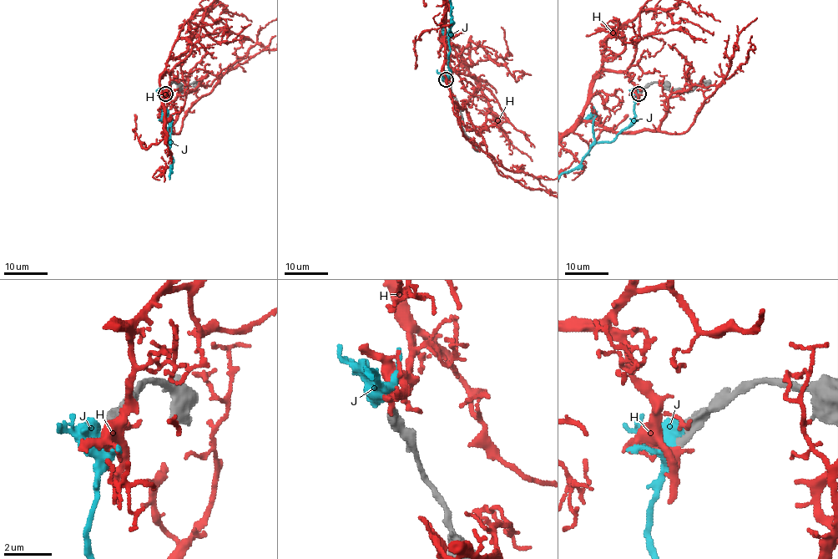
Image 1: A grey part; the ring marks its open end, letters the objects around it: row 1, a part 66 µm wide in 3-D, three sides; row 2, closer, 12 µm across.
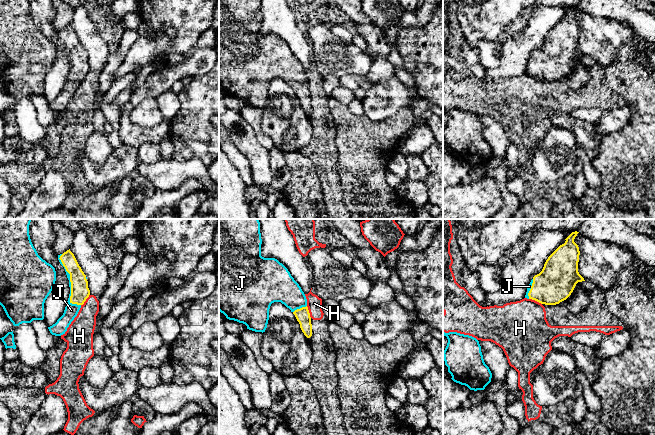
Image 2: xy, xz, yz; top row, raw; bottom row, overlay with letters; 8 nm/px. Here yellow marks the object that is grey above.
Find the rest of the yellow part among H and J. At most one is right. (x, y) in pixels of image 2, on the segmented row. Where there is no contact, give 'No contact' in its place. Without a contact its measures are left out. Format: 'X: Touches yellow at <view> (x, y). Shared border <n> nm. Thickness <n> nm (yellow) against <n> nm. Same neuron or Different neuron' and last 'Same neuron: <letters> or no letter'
H: Touches yellow at yz (535, 300). Shared border 120 nm. Thickness 300 nm (yellow) against 420 nm. Different neuron
J: Touches yellow at xy (71, 283). Shared border 440 nm. Thickness 150 nm (yellow) against 110 nm. Same neuron
Same neuron: J

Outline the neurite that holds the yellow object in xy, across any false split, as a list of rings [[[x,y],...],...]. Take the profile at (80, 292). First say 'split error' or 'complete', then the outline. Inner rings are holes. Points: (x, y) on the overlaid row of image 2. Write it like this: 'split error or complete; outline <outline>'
split error; outline [[[70,249],[58,255],[58,260],[64,267],[69,280],[70,294],[63,315],[55,324],[48,327],[50,333],[55,336],[65,334],[81,306],[90,295],[87,277]]]

